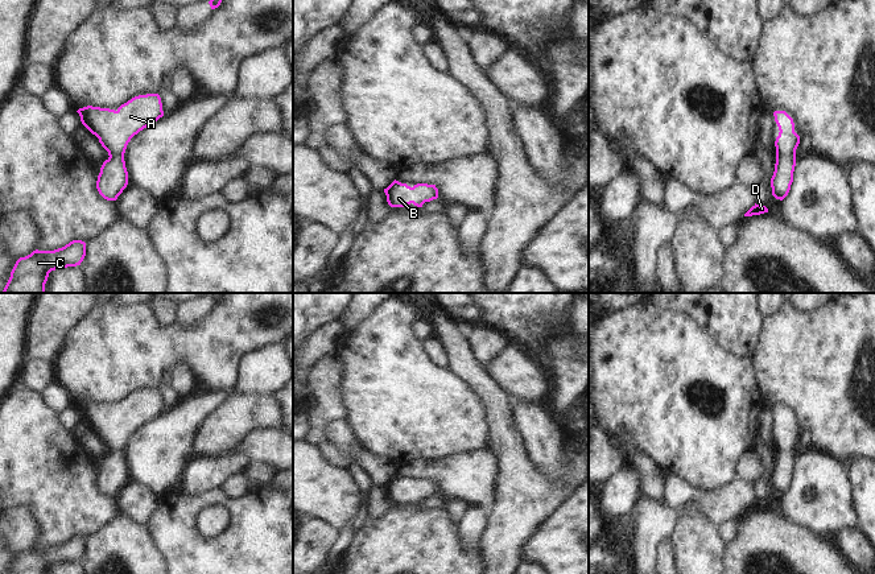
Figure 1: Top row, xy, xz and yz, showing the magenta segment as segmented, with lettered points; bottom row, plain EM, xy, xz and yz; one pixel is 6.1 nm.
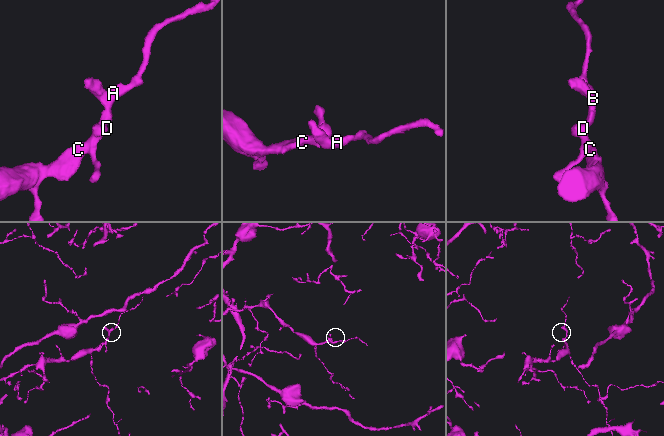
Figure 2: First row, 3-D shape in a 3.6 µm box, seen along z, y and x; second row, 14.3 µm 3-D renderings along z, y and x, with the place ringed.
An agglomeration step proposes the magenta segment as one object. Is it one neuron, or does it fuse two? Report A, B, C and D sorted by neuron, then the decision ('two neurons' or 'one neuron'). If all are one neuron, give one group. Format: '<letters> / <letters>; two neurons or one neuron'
A B C D; one neuron

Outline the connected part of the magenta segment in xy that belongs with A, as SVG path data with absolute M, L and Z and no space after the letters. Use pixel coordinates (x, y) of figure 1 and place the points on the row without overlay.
M158 389L139 391L116 406L87 401L77 408L110 451L100 463L96 484L104 495L116 496L128 480L127 441L135 430L164 412L161 393Z

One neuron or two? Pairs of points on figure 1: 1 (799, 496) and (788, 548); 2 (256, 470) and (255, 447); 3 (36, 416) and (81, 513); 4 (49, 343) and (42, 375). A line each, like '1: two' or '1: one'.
1: two
2: two
3: one
4: two

